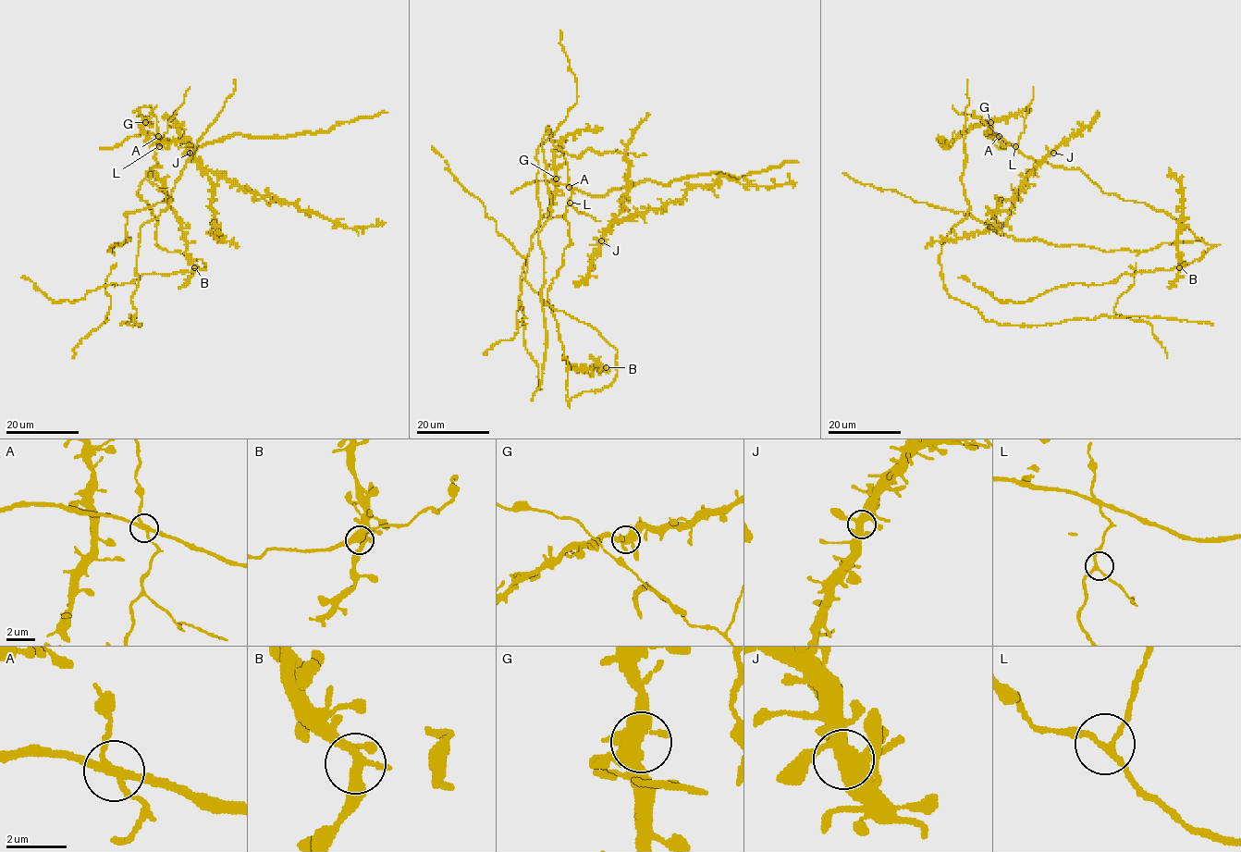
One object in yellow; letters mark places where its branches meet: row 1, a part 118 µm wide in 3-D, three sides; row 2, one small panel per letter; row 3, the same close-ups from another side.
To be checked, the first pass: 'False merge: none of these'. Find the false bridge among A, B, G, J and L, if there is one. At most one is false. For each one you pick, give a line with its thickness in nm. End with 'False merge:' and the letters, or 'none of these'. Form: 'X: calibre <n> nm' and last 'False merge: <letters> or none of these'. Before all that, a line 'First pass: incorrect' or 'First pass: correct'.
First pass: incorrect
A: calibre 240 nm
False merge: A

